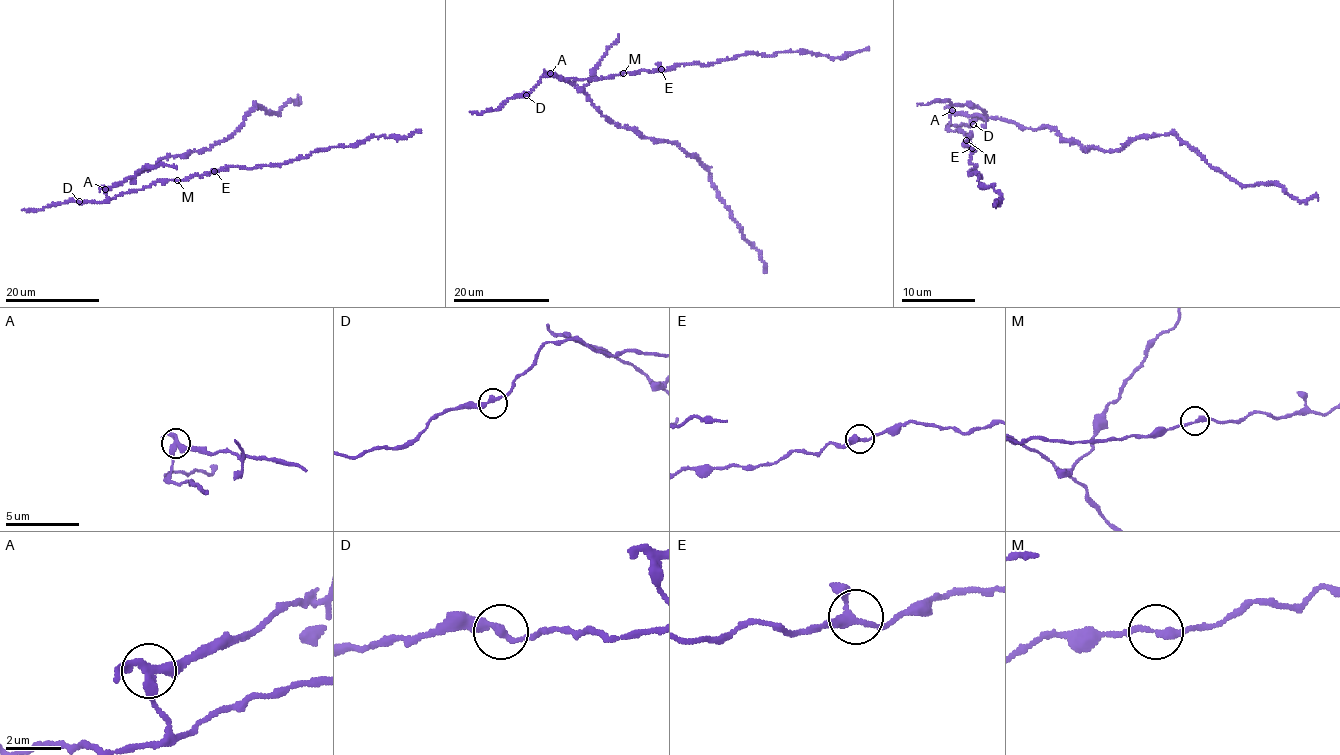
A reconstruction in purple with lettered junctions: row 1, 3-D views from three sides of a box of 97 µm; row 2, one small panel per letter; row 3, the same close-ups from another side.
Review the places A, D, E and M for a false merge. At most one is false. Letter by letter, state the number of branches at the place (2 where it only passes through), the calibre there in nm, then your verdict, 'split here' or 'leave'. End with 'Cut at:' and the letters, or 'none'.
A: branches 3; calibre 280 nm; split here
D: branches 2; calibre 300 nm; leave
E: branches 3; calibre 240 nm; leave
M: branches 2; calibre 240 nm; leave
Cut at: A

